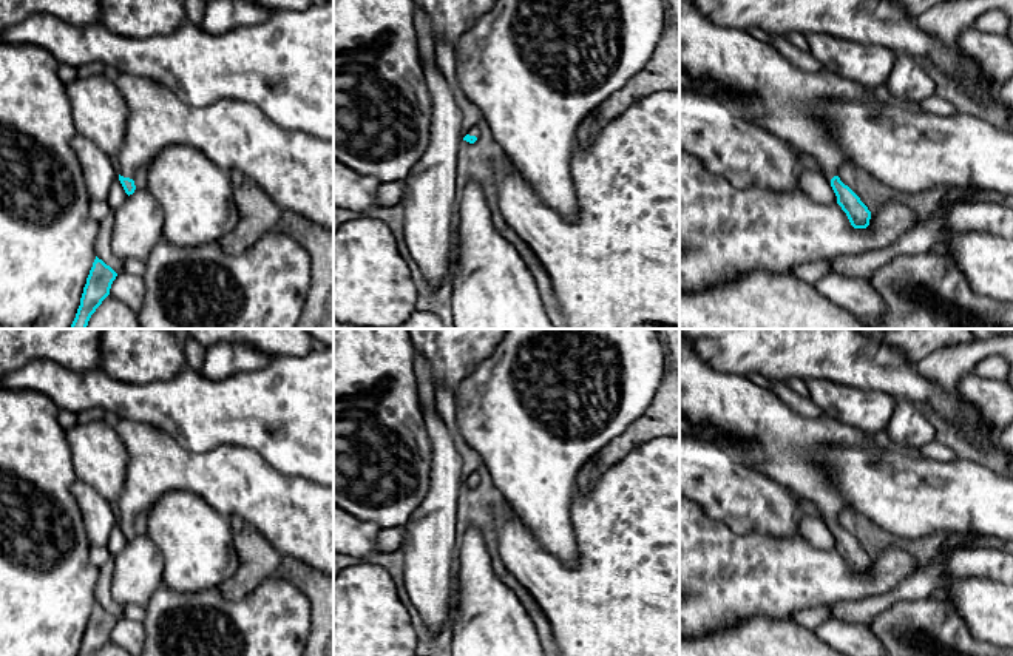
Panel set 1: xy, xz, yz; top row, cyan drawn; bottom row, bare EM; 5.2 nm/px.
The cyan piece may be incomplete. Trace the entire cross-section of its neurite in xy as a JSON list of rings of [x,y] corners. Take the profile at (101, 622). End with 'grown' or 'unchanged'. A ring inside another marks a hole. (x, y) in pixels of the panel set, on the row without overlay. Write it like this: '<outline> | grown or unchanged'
[[[96,602],[77,656],[96,656],[110,641],[110,634],[117,619]]] | unchanged

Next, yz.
[[[681,336],[679,414],[695,424],[710,423],[717,428],[720,435],[730,441],[732,452],[735,452],[746,466],[774,478],[803,500],[808,508],[822,516],[831,526],[837,549],[846,559],[854,574],[866,574],[869,571],[871,557],[837,522],[839,514],[851,506],[835,489],[828,469],[820,463],[818,449],[825,445],[845,445],[879,451],[885,441],[882,437],[872,437],[854,426],[828,417],[803,417],[784,404],[769,387],[761,387],[738,374],[717,370],[700,358],[689,340]],[[750,441],[761,445],[763,455],[760,458],[747,452],[746,445]]] | grown

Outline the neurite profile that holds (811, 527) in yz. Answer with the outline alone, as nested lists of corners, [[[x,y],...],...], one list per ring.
[[[812,509],[801,514],[797,534],[817,549],[837,549],[837,542],[831,533],[831,526],[822,519],[822,516]]]

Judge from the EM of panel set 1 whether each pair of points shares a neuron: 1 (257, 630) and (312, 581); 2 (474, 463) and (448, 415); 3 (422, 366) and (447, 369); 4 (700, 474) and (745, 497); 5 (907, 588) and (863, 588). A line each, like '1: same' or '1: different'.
1: different
2: same
3: different
4: same
5: different

